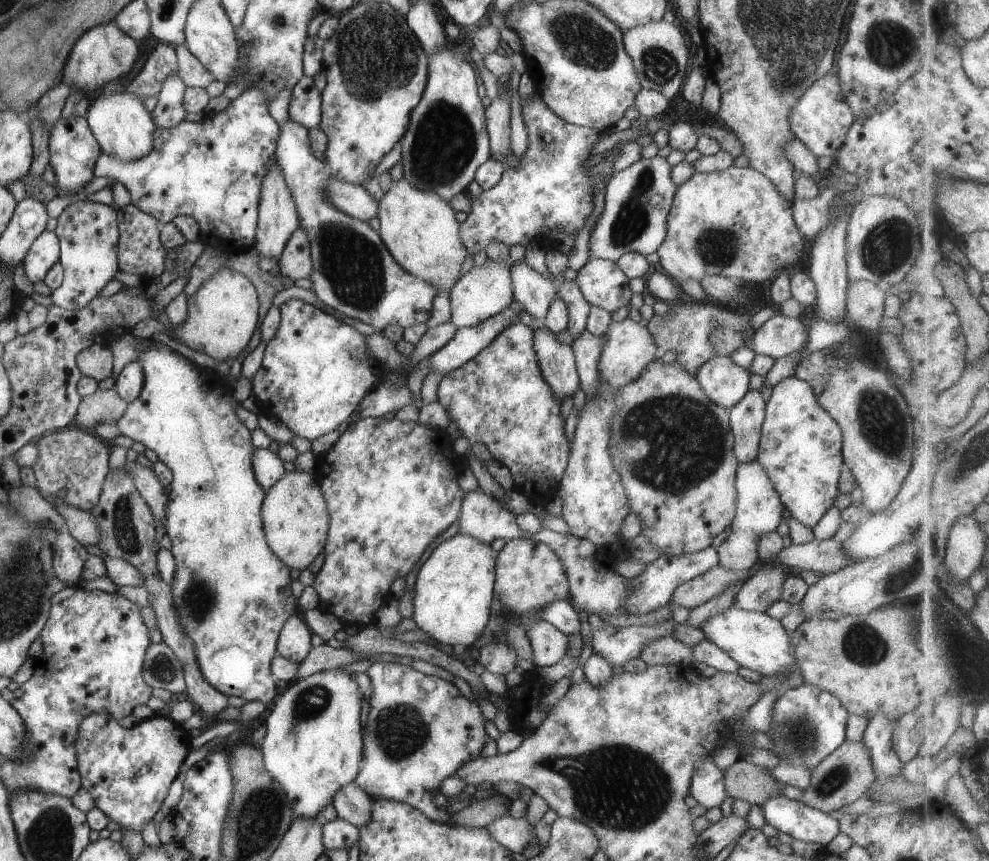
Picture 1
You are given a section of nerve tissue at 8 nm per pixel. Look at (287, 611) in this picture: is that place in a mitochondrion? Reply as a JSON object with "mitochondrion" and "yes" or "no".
{"mitochondrion":"no"}

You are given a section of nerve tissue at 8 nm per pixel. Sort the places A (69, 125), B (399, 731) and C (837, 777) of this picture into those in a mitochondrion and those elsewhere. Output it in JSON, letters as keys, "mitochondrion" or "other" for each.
{"A":"other","B":"mitochondrion","C":"mitochondrion"}

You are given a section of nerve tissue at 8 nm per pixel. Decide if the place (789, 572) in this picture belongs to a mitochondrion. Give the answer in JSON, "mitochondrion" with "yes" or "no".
{"mitochondrion":"no"}

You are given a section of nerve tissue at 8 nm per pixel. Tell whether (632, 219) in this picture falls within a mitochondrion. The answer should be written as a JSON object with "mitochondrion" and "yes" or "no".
{"mitochondrion":"yes"}

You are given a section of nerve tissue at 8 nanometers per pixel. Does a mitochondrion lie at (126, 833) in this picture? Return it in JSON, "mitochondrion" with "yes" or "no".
{"mitochondrion":"no"}

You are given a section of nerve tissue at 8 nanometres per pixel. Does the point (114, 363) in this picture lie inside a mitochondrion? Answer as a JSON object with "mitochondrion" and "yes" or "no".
{"mitochondrion":"no"}

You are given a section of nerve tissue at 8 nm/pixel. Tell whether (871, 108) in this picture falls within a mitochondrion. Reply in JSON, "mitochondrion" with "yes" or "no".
{"mitochondrion":"no"}

